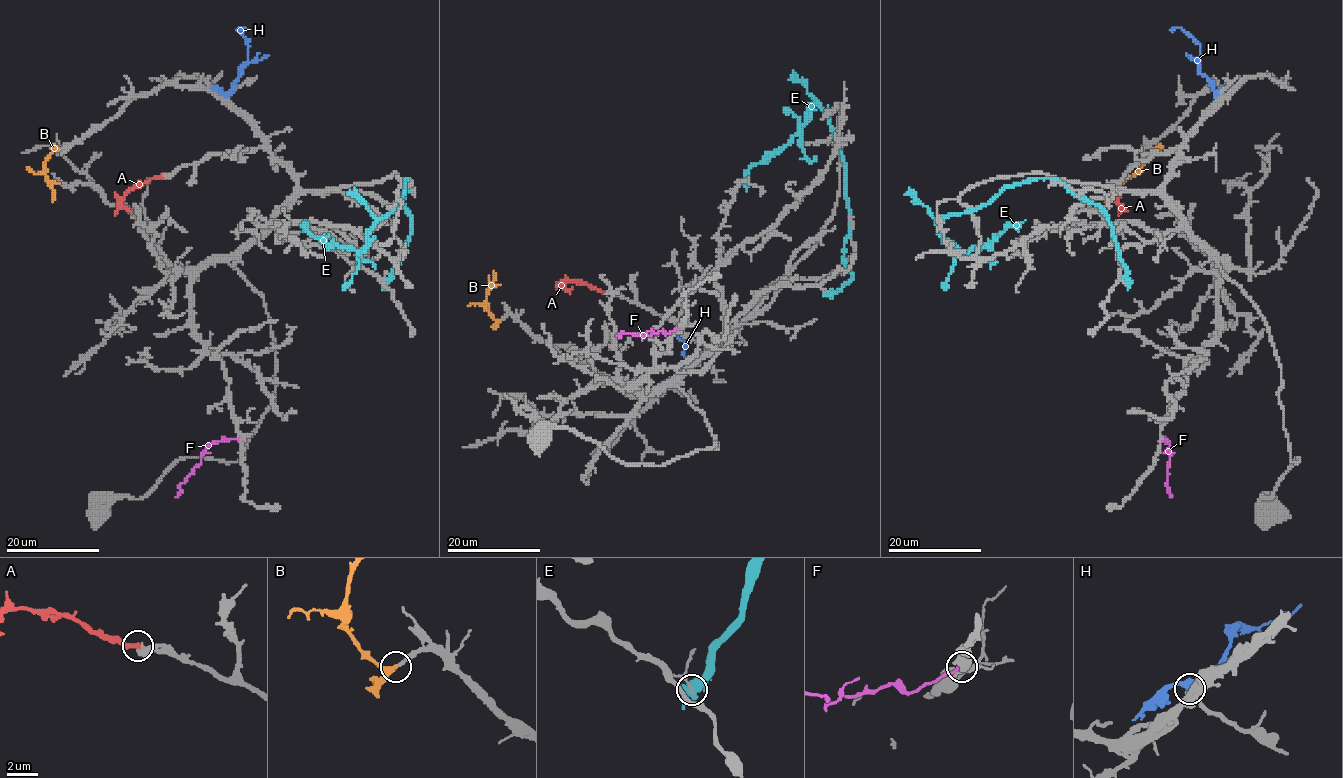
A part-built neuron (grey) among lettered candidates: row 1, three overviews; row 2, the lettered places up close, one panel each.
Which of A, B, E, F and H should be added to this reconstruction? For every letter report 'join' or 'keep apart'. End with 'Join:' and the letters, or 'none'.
A: join
B: join
E: keep apart
F: keep apart
H: keep apart
Join: A, B

